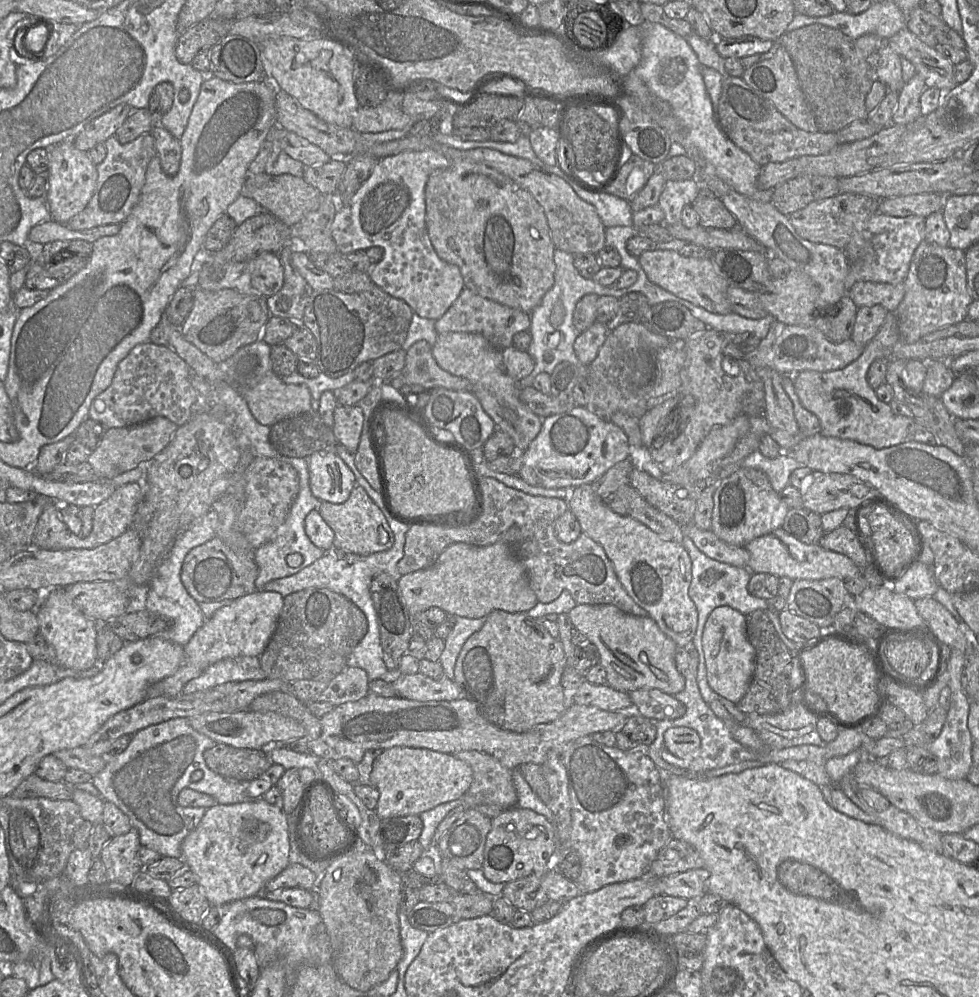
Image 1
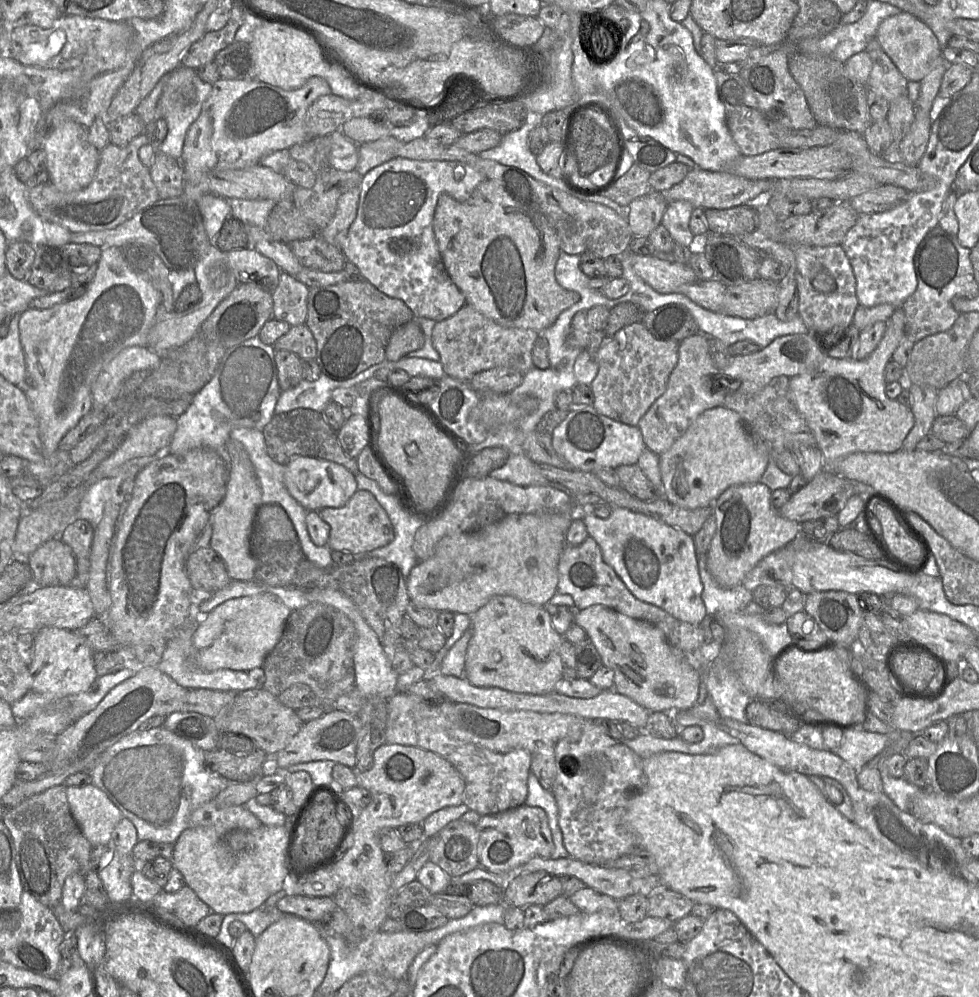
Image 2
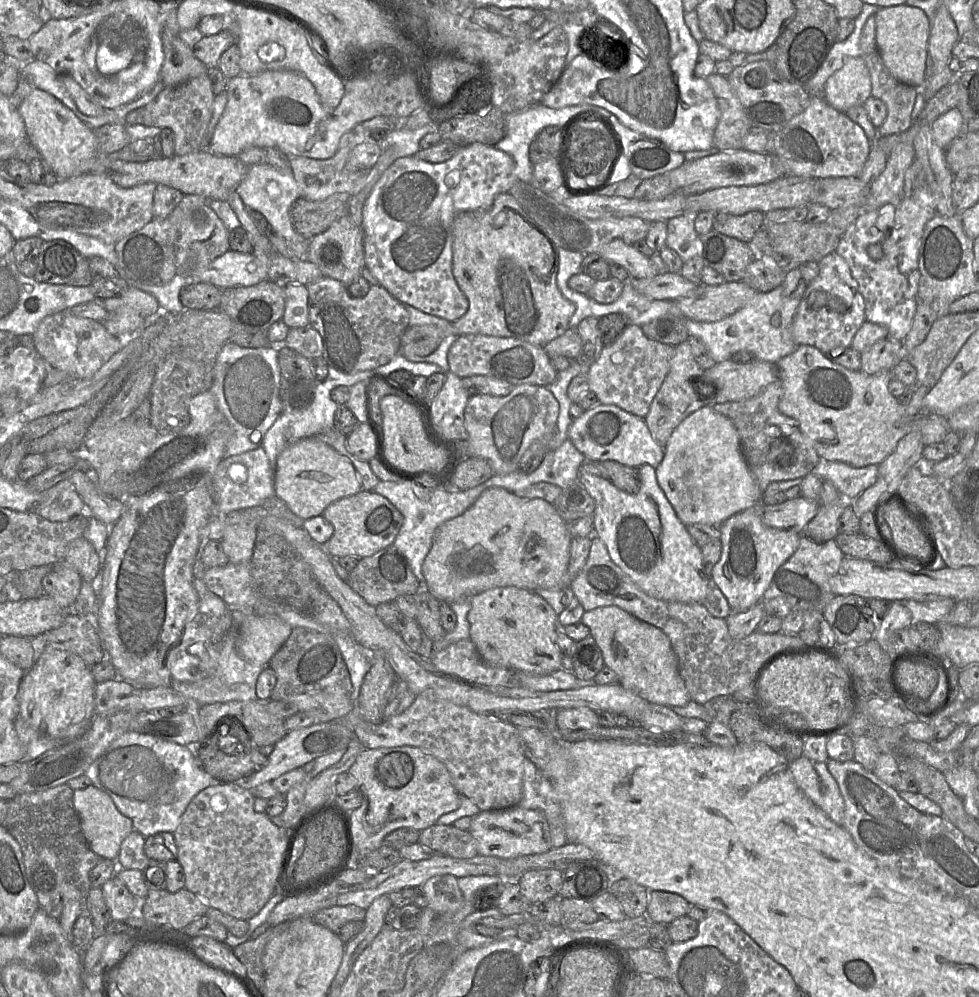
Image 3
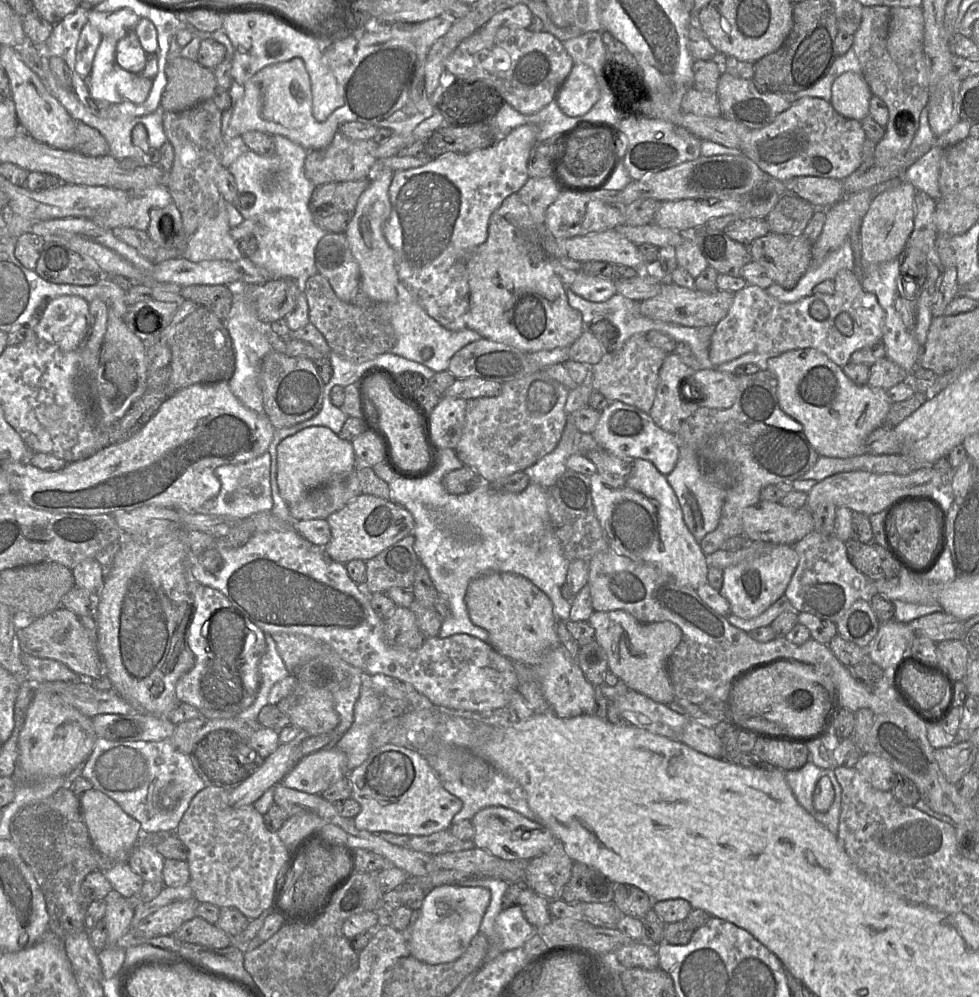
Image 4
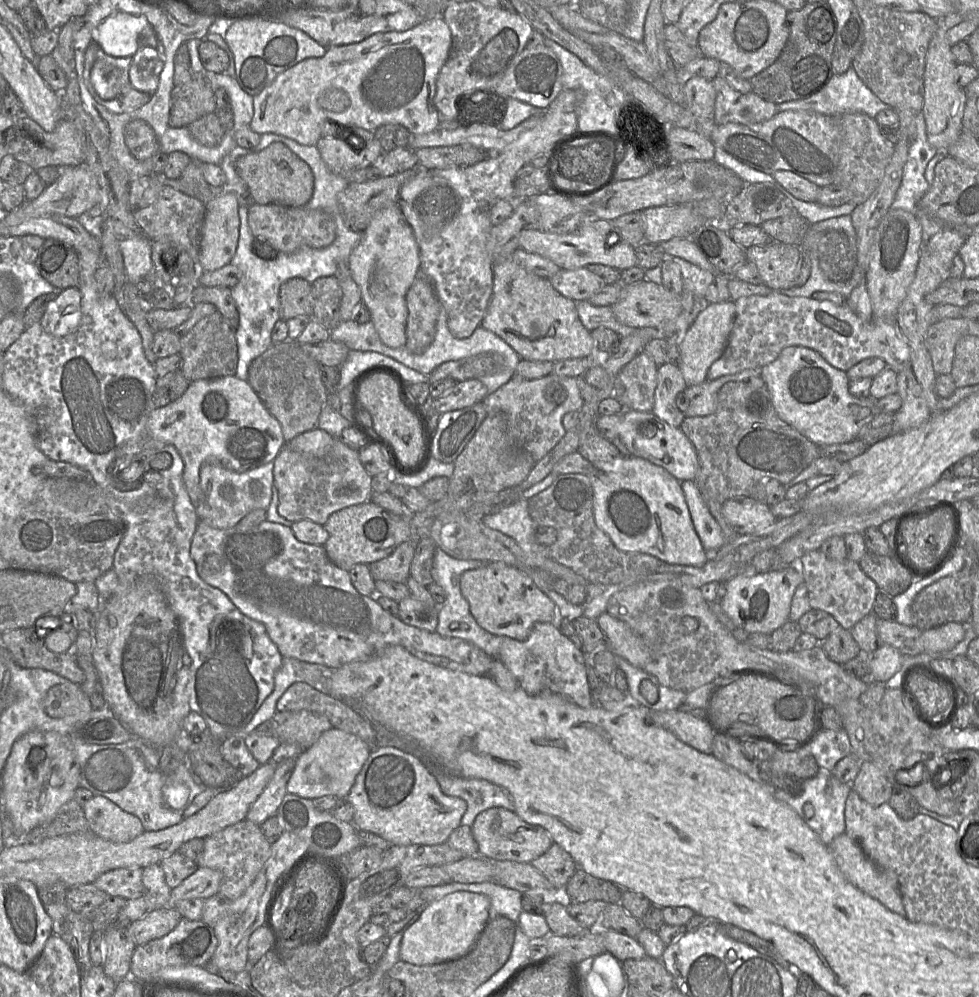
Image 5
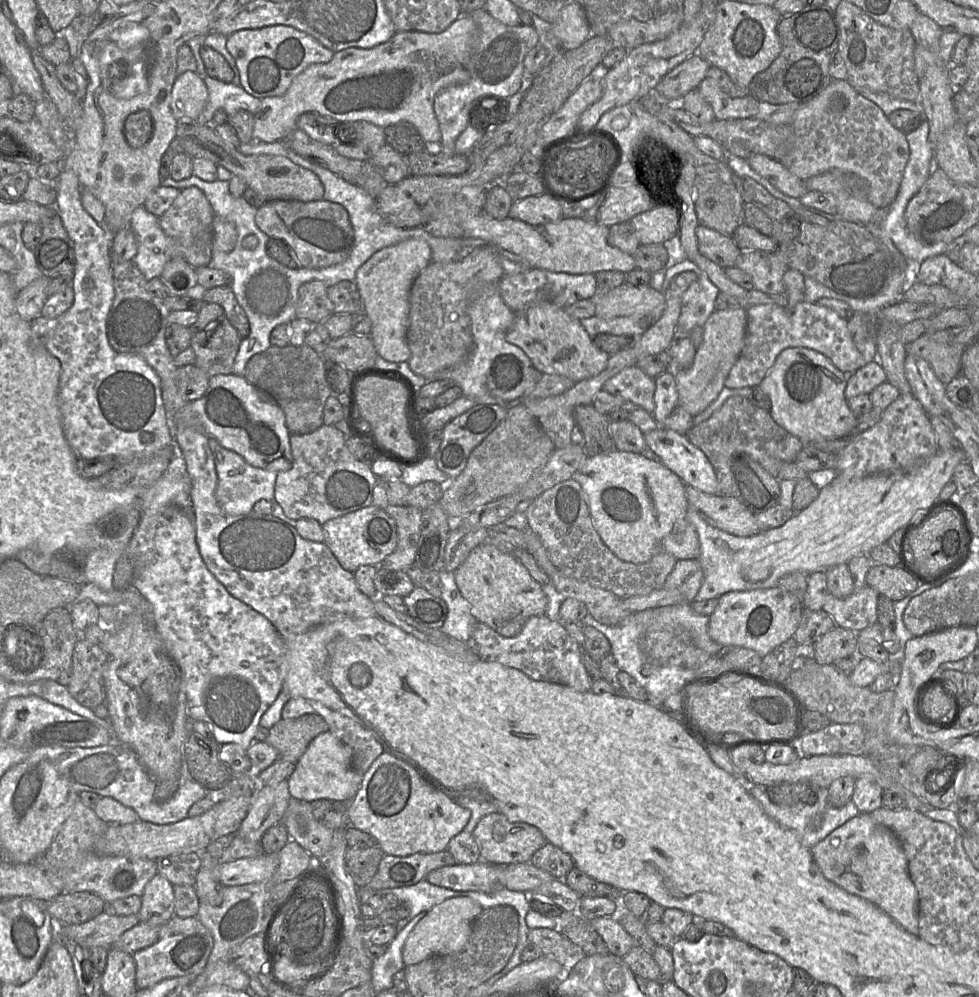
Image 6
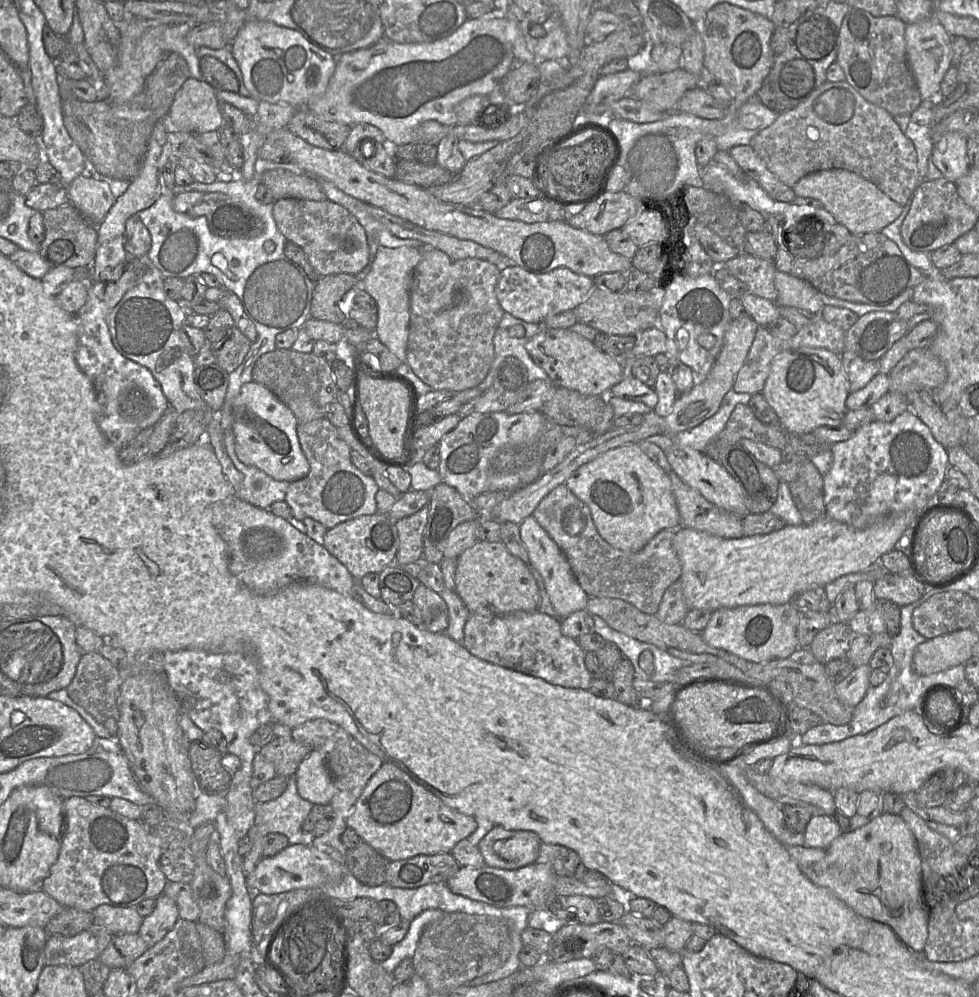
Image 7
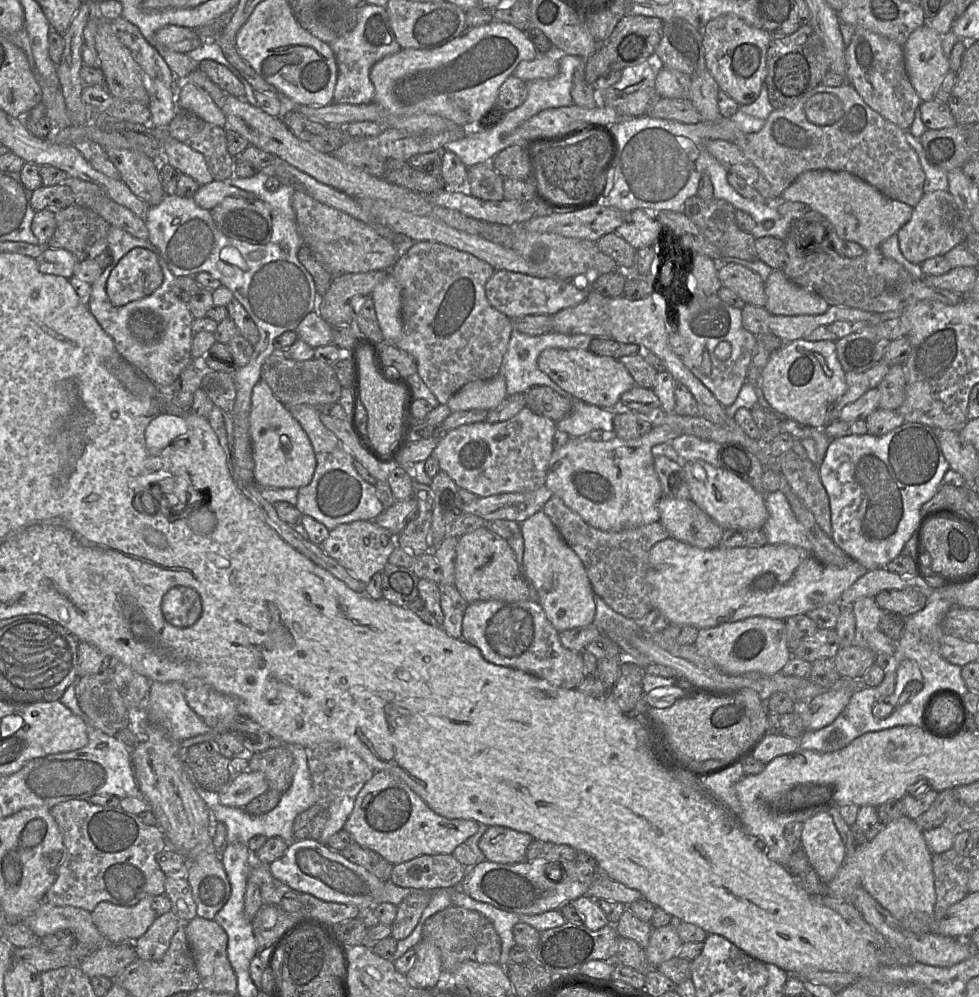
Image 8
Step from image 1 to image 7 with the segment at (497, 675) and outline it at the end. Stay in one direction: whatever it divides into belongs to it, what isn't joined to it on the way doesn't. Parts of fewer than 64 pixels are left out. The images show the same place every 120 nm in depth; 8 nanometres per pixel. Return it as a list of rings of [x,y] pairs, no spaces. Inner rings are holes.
[[[477,541],[457,558],[455,591],[470,613],[504,615],[539,609],[541,596],[531,568],[512,555],[501,541]]]

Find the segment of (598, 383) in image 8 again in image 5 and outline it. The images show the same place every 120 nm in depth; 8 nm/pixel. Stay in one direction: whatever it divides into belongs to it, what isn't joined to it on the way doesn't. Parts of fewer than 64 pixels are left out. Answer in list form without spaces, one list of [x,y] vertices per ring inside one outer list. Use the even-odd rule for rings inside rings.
[[[512,257],[493,263],[493,292],[480,326],[504,340],[521,359],[557,362],[596,354],[595,342],[578,316],[575,301],[560,294],[549,279],[527,272]]]

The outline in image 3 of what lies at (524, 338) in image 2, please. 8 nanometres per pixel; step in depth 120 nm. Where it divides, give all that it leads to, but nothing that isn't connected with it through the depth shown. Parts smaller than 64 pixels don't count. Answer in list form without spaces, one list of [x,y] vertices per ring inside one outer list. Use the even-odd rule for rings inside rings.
[[[460,335],[451,345],[447,361],[448,371],[459,378],[473,375],[491,376],[505,380],[514,386],[521,384],[546,386],[553,383],[558,374],[543,346],[510,337]]]

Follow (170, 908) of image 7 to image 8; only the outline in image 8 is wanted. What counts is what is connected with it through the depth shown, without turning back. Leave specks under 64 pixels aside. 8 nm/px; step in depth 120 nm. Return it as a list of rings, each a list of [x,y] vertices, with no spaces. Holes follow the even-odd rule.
[[[173,911],[159,915],[148,930],[139,937],[134,946],[137,957],[143,960],[159,961],[167,952],[171,938],[179,926],[184,925]]]

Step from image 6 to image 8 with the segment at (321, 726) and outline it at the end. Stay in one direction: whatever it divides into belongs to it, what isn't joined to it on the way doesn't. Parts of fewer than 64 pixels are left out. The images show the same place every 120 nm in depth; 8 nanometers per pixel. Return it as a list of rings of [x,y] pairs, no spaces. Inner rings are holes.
[[[285,746],[269,748],[249,753],[249,770],[262,772],[268,781],[269,789],[284,793],[291,786],[296,762]]]

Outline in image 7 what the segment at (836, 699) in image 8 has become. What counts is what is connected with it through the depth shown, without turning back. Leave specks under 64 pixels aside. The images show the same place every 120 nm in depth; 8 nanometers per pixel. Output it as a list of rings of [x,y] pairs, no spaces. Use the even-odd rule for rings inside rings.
[[[869,665],[854,667],[846,678],[835,684],[838,699],[847,706],[856,707],[870,687],[871,671]]]

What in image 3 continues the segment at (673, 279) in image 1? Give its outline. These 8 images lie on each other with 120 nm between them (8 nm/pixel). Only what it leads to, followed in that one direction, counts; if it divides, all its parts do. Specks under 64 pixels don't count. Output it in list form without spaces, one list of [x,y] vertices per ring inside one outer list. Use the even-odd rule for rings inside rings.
[[[614,239],[605,244],[598,254],[608,262],[624,267],[631,278],[651,278],[659,274],[649,257],[641,254],[633,245],[621,239]]]

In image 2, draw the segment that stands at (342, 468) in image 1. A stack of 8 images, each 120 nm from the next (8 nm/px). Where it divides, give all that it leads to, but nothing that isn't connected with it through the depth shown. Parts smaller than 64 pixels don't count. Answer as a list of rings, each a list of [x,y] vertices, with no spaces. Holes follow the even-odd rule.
[[[303,456],[285,465],[284,484],[290,495],[308,512],[342,507],[358,490],[355,476],[343,465]]]

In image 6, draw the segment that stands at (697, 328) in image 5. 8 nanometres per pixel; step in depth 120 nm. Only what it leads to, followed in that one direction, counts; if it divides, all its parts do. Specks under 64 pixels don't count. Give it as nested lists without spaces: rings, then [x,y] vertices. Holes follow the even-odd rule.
[[[746,308],[715,310],[703,326],[703,339],[696,349],[690,368],[675,372],[678,405],[692,416],[703,412],[717,399],[725,387],[725,380],[740,356],[747,326]]]

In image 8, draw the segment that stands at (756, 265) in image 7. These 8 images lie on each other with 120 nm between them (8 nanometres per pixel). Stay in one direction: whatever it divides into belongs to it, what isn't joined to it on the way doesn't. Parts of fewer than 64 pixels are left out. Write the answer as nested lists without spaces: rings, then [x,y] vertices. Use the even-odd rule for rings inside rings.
[[[736,263],[718,265],[721,285],[734,291],[746,304],[765,307],[765,282],[756,272]]]

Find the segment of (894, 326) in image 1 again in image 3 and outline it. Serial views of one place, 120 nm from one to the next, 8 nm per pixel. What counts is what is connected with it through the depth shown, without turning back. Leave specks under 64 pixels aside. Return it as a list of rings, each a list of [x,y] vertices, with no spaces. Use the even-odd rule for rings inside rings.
[[[800,345],[791,354],[776,363],[779,379],[783,383],[783,395],[779,401],[779,411],[796,420],[802,433],[812,443],[821,459],[842,462],[852,467],[879,466],[896,449],[899,441],[909,433],[908,418],[918,416],[922,411],[922,401],[930,391],[926,386],[915,386],[914,395],[907,405],[899,403],[888,389],[890,371],[880,371],[874,375],[862,371],[851,371],[834,363],[816,347]],[[821,504],[817,515],[807,524],[802,535],[816,542],[835,539],[840,533],[838,520],[843,512],[843,504]]]

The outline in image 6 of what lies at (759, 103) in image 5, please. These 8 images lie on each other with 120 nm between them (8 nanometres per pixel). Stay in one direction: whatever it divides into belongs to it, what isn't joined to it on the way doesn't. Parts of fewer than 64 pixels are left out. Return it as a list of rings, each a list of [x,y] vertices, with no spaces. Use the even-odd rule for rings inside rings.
[[[704,78],[696,89],[711,105],[717,120],[755,118],[758,113],[759,101],[753,96],[730,97],[711,78]]]

